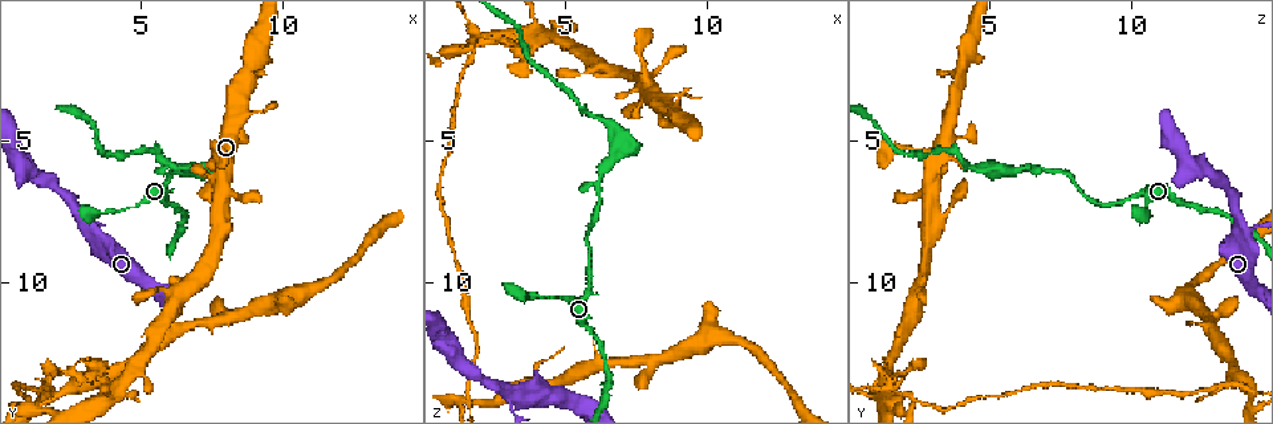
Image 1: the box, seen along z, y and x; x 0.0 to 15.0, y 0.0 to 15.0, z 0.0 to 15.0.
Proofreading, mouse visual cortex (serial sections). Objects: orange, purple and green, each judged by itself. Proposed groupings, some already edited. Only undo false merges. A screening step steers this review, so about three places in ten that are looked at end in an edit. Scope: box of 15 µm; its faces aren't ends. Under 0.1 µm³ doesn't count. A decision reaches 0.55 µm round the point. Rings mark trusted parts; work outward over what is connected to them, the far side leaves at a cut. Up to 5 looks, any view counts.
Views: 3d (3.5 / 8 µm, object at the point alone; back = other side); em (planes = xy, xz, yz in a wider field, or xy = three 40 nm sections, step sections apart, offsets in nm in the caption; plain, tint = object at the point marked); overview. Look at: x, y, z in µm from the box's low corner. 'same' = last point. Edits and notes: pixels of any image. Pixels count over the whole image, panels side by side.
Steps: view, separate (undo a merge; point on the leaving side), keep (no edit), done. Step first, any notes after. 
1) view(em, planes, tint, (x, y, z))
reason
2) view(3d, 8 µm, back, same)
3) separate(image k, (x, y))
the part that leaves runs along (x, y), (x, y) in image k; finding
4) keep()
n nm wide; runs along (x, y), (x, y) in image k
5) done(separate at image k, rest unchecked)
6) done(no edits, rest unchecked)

view(em, xy, step 5, tint, (7.0, 6.2, 5.2))
a fork

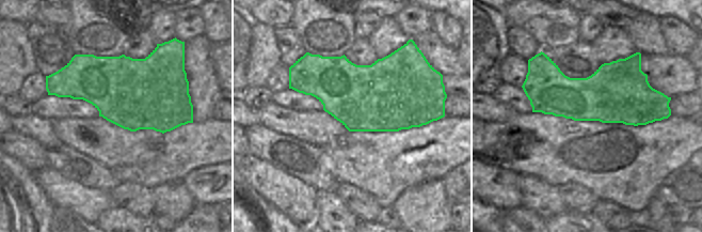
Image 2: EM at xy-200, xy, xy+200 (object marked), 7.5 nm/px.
view(3d, 3.5 µm, same)

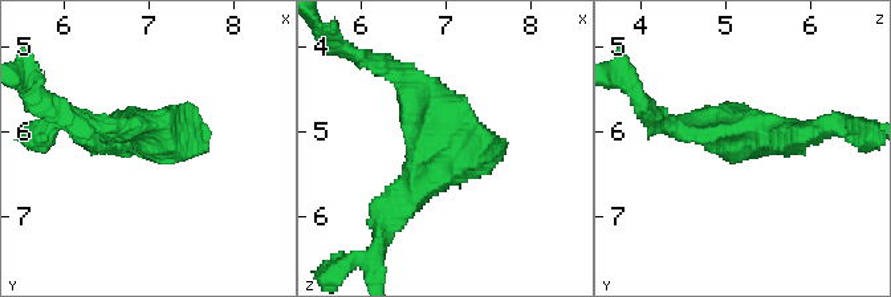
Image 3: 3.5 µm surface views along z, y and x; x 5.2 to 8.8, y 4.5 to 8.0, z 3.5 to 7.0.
keep()
runs along (391, 218), (443, 153), (435, 102), (403, 78) in image 3; continuous, no second cell

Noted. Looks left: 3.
view(3d, 3.5 µm, (3.7, 13.3, 2.1))

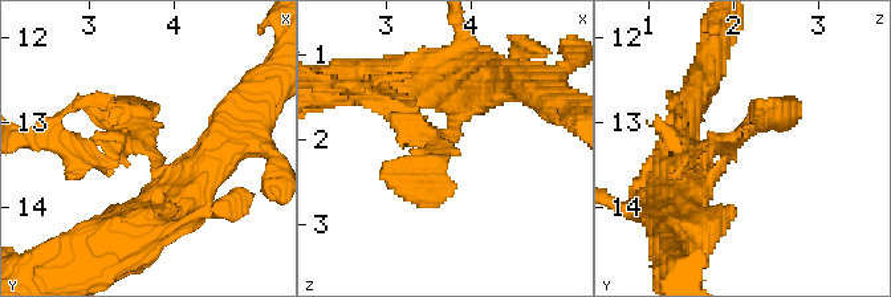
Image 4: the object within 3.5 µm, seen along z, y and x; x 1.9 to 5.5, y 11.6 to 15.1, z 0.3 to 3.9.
view(em, xy, step 1, tint, (3.70, 13.25, 2.00))
now the EM

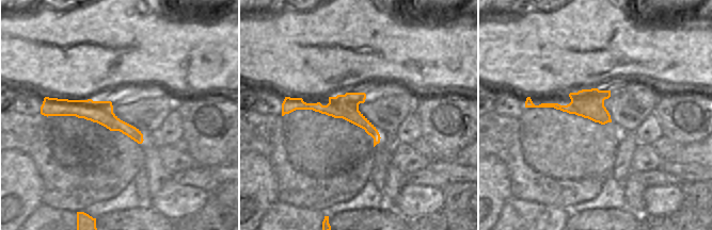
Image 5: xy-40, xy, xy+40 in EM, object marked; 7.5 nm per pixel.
separate(image 4, (414, 141))
the part that leaves runs along (725, 158), (684, 146) in image 4; a second cell is stuck on

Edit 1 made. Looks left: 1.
done(separate at image 4, rest unchecked)

